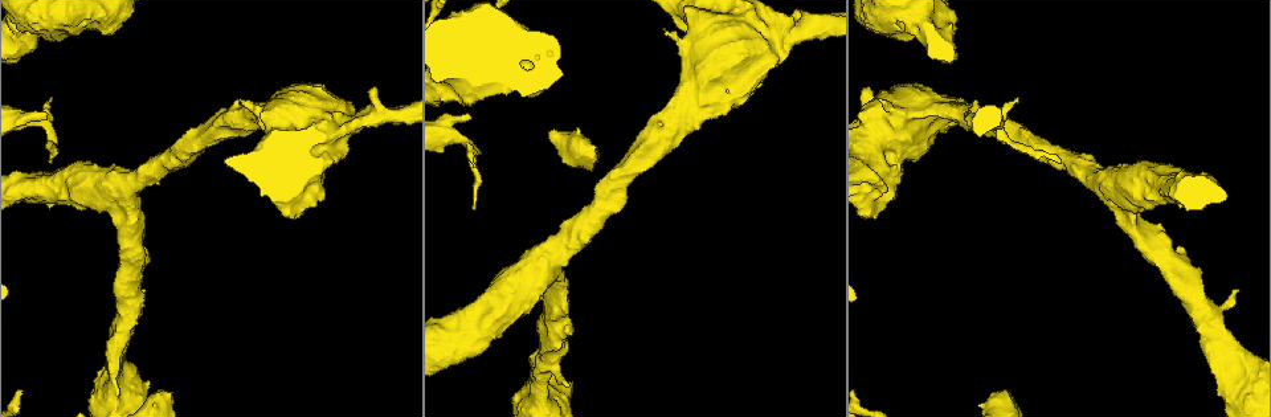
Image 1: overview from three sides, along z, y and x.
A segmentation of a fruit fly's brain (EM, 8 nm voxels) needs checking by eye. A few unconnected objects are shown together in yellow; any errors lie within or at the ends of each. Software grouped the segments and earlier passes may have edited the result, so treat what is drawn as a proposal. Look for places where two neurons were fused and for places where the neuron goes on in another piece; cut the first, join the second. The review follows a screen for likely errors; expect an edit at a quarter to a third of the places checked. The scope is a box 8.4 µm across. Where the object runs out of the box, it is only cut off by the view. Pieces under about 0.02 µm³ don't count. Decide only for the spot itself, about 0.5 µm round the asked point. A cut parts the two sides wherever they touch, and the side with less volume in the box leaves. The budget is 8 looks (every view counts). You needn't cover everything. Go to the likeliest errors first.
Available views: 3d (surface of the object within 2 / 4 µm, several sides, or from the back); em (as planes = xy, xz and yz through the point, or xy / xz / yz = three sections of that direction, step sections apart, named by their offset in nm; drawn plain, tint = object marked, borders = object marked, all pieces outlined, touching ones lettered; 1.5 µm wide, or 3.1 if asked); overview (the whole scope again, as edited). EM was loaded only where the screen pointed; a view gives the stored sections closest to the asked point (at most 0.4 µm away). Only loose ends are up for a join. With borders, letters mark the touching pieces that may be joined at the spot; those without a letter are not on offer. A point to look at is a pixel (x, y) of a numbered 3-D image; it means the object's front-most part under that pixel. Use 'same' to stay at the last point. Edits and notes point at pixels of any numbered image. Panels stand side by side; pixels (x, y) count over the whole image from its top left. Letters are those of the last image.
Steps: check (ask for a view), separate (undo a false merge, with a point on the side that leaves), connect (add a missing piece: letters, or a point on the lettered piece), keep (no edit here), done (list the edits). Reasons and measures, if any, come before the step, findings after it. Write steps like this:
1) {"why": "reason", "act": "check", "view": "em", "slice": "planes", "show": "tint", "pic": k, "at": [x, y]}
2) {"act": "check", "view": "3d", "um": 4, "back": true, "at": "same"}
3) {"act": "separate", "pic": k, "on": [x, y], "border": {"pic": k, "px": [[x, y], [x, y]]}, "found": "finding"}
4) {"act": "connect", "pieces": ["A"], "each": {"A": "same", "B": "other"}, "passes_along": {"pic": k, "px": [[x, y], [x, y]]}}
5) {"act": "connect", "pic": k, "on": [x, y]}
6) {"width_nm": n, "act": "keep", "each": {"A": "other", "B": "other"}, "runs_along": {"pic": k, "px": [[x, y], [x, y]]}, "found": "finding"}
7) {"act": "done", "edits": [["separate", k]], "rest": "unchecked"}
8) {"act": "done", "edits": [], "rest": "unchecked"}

{"why": "end of a long branch", "act": "check", "view": "3d", "um": 4, "pic": 1, "at": [592, 145]}

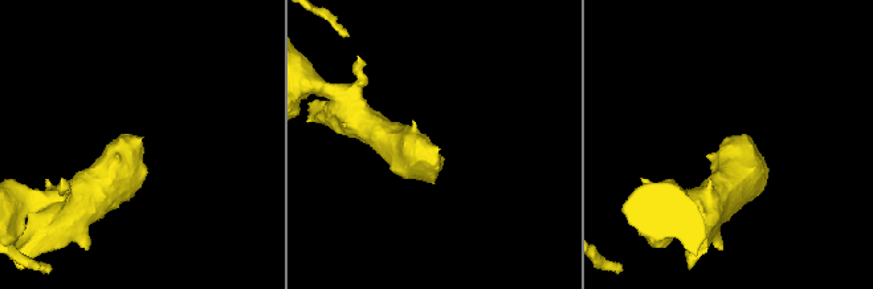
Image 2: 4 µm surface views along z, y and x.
{"why": "now the EM", "act": "check", "view": "em", "slice": "planes", "show": "borders", "pic": 2, "at": [729, 139]}

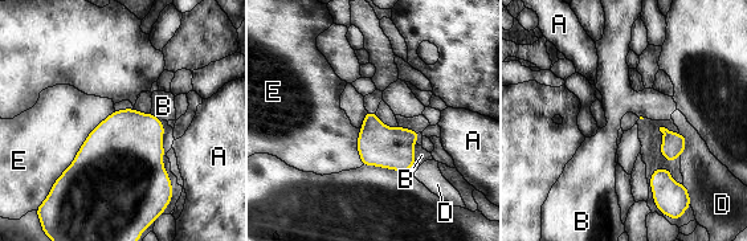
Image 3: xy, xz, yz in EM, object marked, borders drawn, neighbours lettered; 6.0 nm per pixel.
{"act": "keep", "each": {"A": "other", "B": "other", "D": "other", "E": "other"}, "found": "none of them fits"}

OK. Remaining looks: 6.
{"why": "an open end", "act": "check", "view": "3d", "um": 2, "pic": 1, "at": [468, 119]}

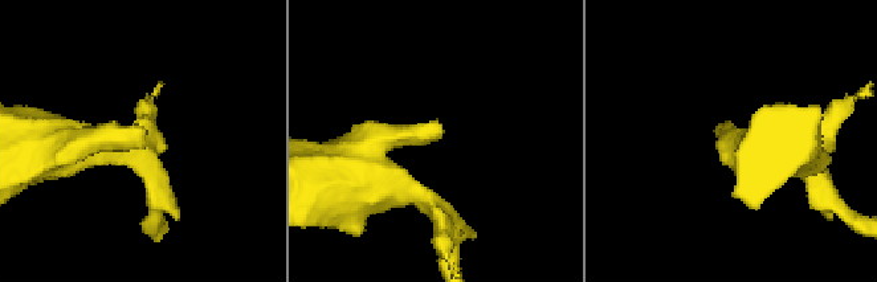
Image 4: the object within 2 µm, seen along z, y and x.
{"act": "check", "view": "em", "slice": "planes", "show": "borders", "pic": 4, "at": [141, 146]}

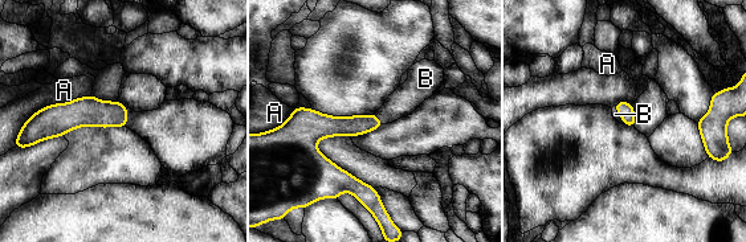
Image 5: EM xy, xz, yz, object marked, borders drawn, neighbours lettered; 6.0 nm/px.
{"act": "connect", "pieces": ["B"], "each": {"A": "other", "B": "same"}, "passes_along": {"pic": 5, "px": [[358, 124], [379, 119], [411, 94]]}, "found": "the neuron continues"}

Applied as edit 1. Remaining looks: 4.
{"why": "see it whole again", "act": "check", "view": "overview"}

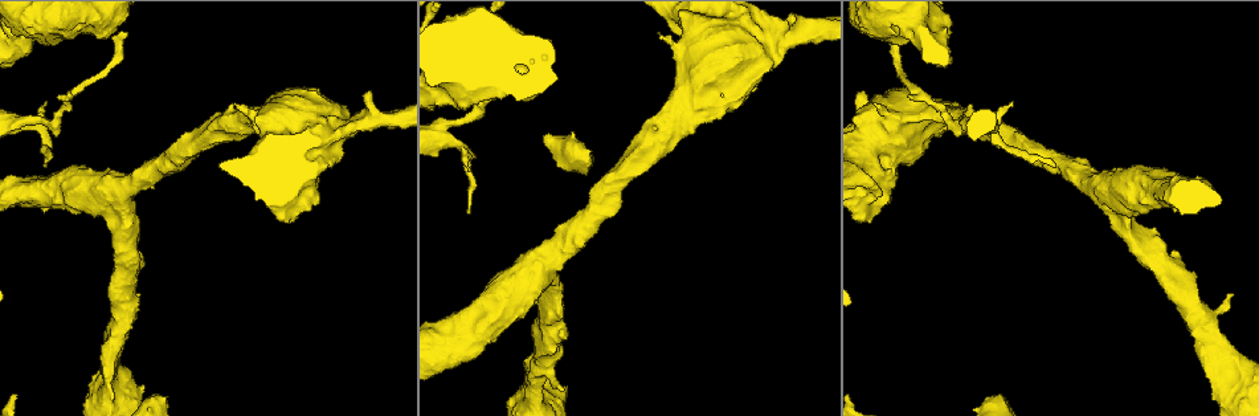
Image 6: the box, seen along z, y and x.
{"act": "check", "view": "3d", "um": 4, "pic": 6, "at": [455, 93]}

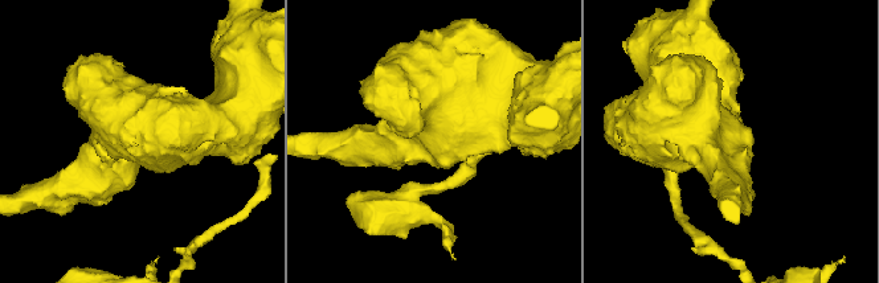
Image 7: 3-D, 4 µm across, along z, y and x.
{"act": "check", "view": "em", "slice": "planes", "show": "plain", "pic": 7, "at": [736, 147]}

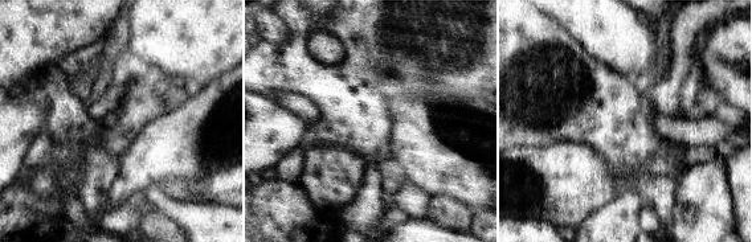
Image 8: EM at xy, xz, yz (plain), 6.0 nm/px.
{"act": "check", "view": "em", "slice": "planes", "show": "borders", "at": "same"}

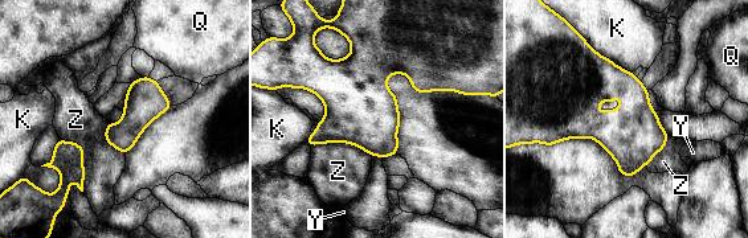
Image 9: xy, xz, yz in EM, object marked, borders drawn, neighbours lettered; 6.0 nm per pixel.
{"width_nm": 150, "act": "keep", "each": {"K": "other", "Q": "other", "Y": "other", "Z": "other"}, "border": {"pic": 9, "px": [[58, 136], [84, 150], [84, 191]]}, "found": "one neuron here"}

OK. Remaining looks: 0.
{"act": "done", "edits": [["connect", 5]], "rest": "unchecked"}

